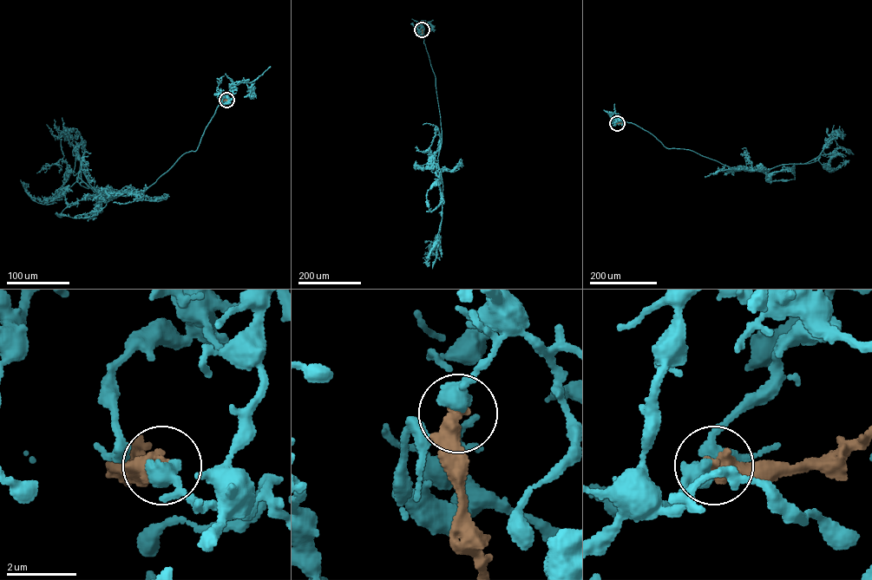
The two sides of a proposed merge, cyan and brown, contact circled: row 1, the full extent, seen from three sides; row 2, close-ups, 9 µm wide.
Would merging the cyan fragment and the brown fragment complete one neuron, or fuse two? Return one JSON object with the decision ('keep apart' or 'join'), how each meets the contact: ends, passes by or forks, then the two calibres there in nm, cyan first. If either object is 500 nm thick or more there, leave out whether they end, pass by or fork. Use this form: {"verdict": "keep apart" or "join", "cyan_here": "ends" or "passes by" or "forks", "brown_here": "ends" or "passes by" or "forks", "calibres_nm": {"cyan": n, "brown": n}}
{"verdict": "keep apart", "cyan_here": "passes by", "brown_here": "ends", "calibres_nm": {"cyan": 400, "brown": 480}}

